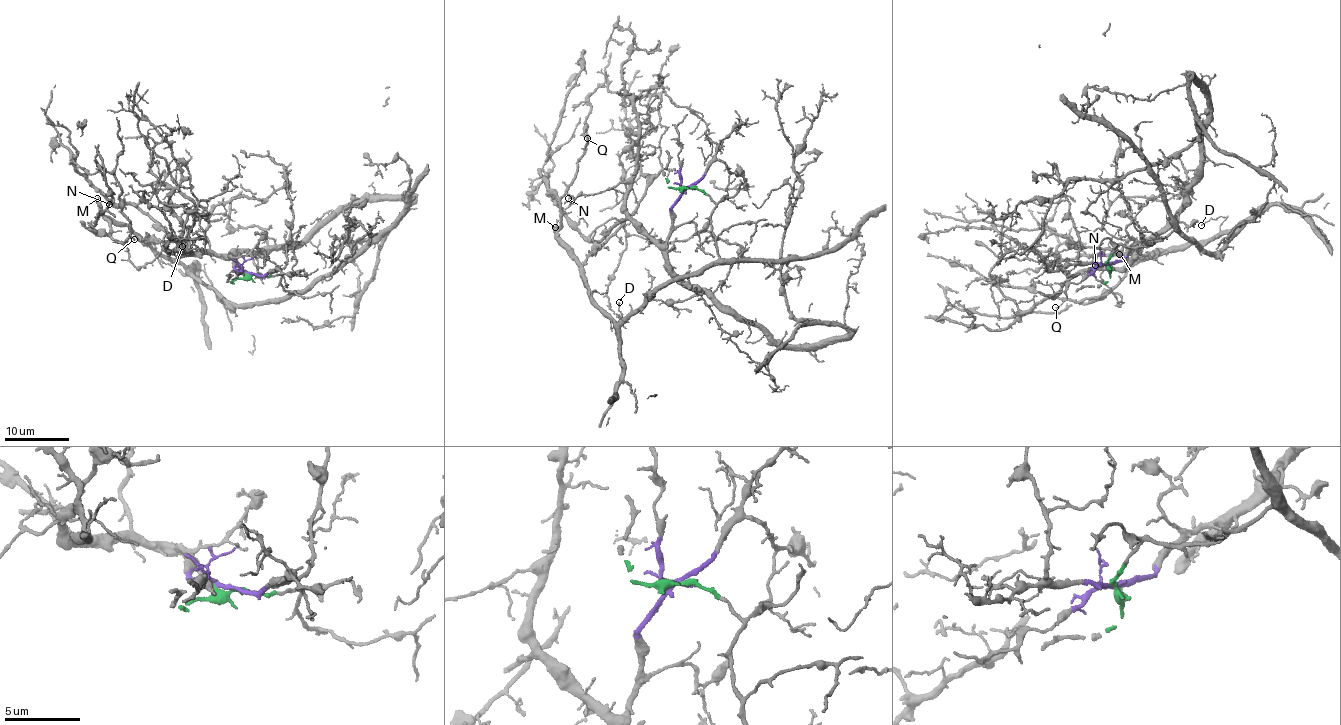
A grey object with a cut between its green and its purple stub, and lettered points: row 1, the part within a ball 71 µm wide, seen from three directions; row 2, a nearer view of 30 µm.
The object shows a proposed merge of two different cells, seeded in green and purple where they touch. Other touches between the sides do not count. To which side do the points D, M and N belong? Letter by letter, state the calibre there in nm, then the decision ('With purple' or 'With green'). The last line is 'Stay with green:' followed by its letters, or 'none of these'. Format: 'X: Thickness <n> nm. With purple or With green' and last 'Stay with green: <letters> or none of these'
D: Thickness 130 nm. With green
M: Thickness 440 nm. With green
N: Thickness 140 nm. With purple
Stay with green: D, M

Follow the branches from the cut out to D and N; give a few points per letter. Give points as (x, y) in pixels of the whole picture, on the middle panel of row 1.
D: (683, 190), (697, 187), (715, 204), (719, 257), (660, 284), (619, 323), (609, 317), (611, 327), (619, 301)
N: (685, 190), (671, 208), (673, 227), (658, 244), (629, 219), (598, 240), (586, 237), (565, 210), (568, 198)

